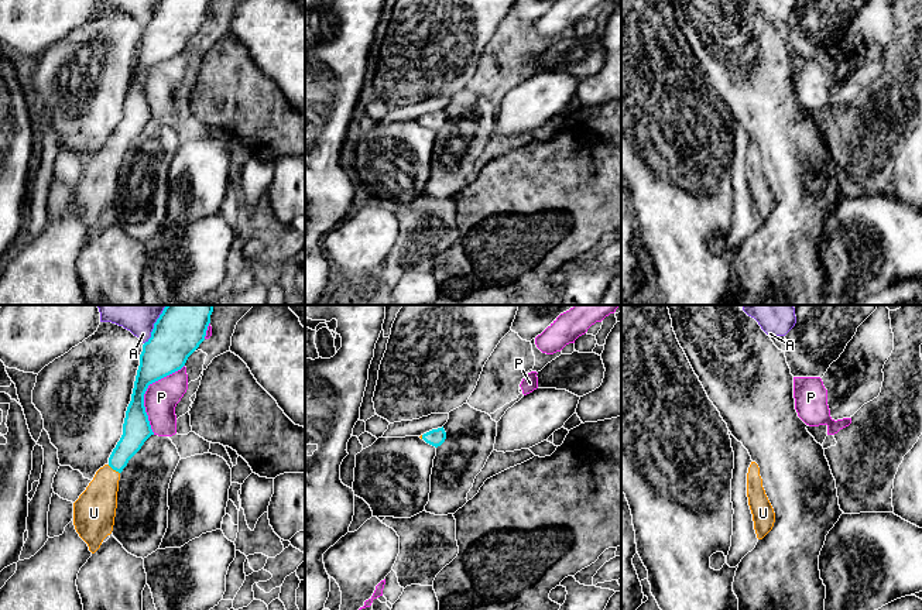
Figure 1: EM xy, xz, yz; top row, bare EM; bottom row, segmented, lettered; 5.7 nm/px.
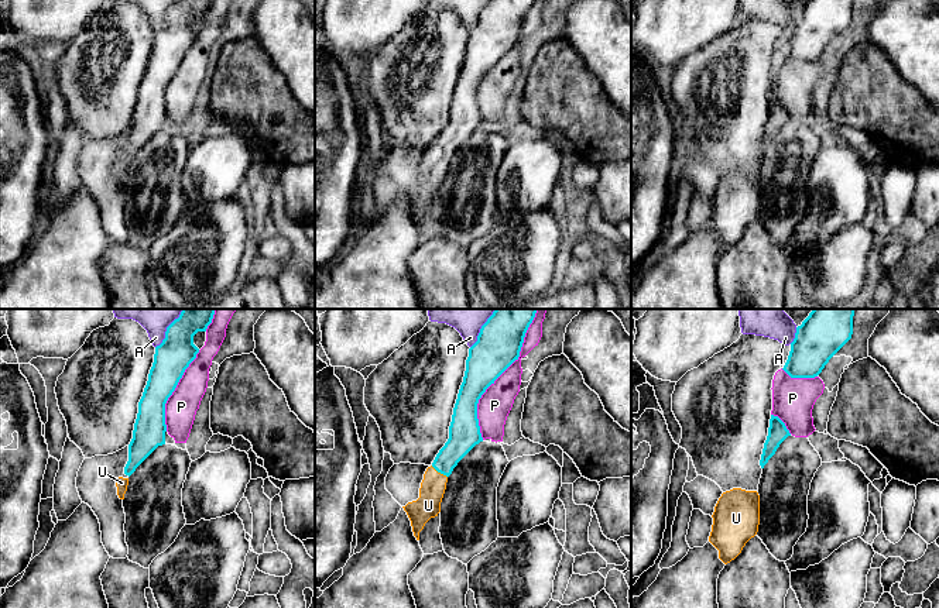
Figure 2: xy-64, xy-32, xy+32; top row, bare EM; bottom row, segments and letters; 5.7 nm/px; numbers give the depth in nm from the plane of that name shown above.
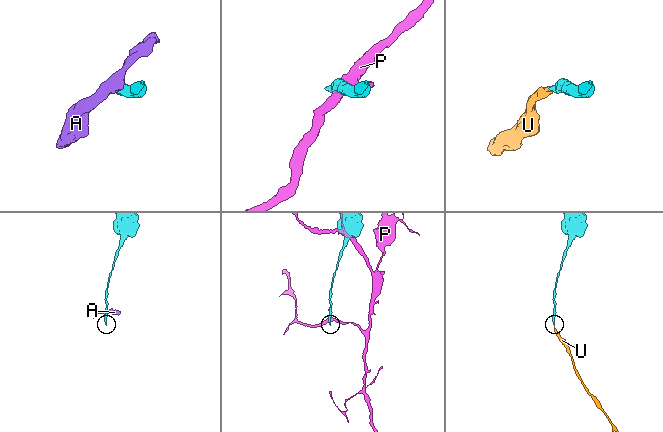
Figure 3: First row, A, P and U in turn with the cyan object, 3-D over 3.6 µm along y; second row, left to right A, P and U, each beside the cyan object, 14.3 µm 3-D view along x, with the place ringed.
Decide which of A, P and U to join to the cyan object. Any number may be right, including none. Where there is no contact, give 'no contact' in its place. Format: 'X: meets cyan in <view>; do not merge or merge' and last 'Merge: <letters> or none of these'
A: meets cyan in xy; do not merge
P: meets cyan in xy; do not merge
U: meets cyan in xy; merge
Merge: U

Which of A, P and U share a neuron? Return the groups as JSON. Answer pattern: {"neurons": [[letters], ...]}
{"neurons": [["A"], ["P"], ["U"]]}

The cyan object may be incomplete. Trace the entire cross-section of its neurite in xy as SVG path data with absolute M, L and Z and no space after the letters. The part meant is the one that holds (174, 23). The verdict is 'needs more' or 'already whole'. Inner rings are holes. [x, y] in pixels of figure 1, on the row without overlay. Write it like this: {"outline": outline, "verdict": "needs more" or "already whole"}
{"outline": "M160 0L151 21L143 28L123 119L109 147L96 155L86 174L73 186L75 213L92 237L113 215L120 157L154 119L144 90L148 69L185 49L188 41L205 24L209 7L210 0Z", "verdict": "needs more"}

